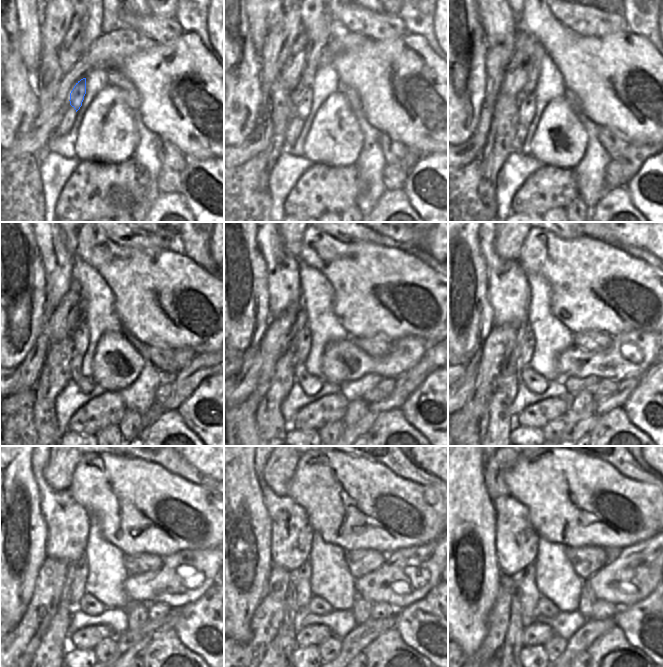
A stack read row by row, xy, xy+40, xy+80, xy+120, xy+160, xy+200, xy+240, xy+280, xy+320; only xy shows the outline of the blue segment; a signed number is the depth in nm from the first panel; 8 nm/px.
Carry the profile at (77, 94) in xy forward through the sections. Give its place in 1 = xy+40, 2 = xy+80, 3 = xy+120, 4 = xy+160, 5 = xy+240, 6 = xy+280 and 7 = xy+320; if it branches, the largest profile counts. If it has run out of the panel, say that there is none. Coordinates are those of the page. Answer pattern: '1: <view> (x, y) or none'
1: xy+40 (303, 106)
2: xy+80 (528, 106)
3: xy+120 (79, 337)
4: xy+160 (300, 345)
5: xy+240 (76, 573)
6: xy+280 (299, 582)
7: xy+320 (523, 587)

